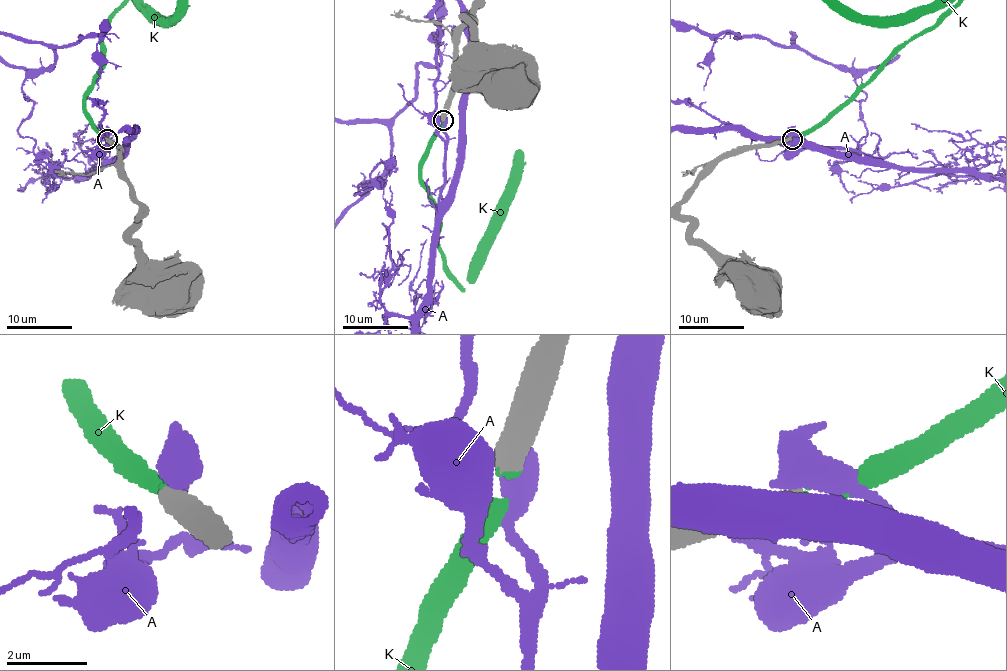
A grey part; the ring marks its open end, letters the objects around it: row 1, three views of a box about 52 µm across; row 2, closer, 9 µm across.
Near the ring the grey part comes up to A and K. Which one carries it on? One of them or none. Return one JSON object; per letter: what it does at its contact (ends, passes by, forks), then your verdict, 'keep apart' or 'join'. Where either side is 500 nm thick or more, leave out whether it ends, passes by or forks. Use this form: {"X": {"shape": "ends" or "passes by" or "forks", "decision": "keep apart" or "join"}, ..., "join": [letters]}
{"A": {"decision": "keep apart"}, "K": {"decision": "join"}, "join": ["K"]}

